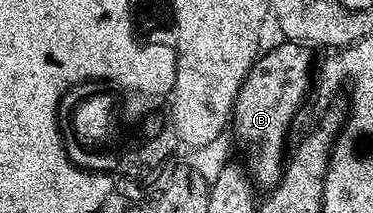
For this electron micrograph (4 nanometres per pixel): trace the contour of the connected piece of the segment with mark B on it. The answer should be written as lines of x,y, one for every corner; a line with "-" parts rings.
284,40
278,43
274,50
266,49
247,72
231,115
231,130
249,145
247,166
252,181
264,188
276,186
281,178
283,159
287,154
285,137
289,134
289,125
297,109
304,104
309,94
309,77
315,74
313,62
309,59
310,51
306,47

